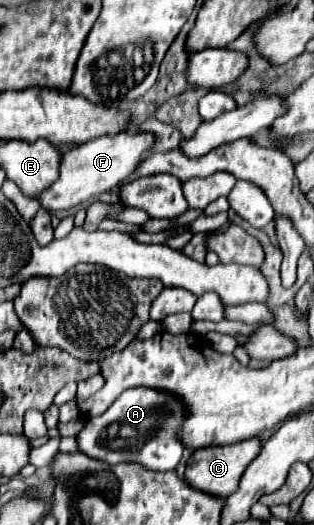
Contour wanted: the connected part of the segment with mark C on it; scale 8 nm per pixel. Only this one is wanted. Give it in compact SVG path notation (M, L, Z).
M258 436L252 440L240 440L238 444L228 446L206 446L194 450L186 464L186 480L188 484L194 484L194 488L202 488L202 492L214 492L216 496L230 496L240 482L240 476L244 474L244 468L260 454L262 442Z

